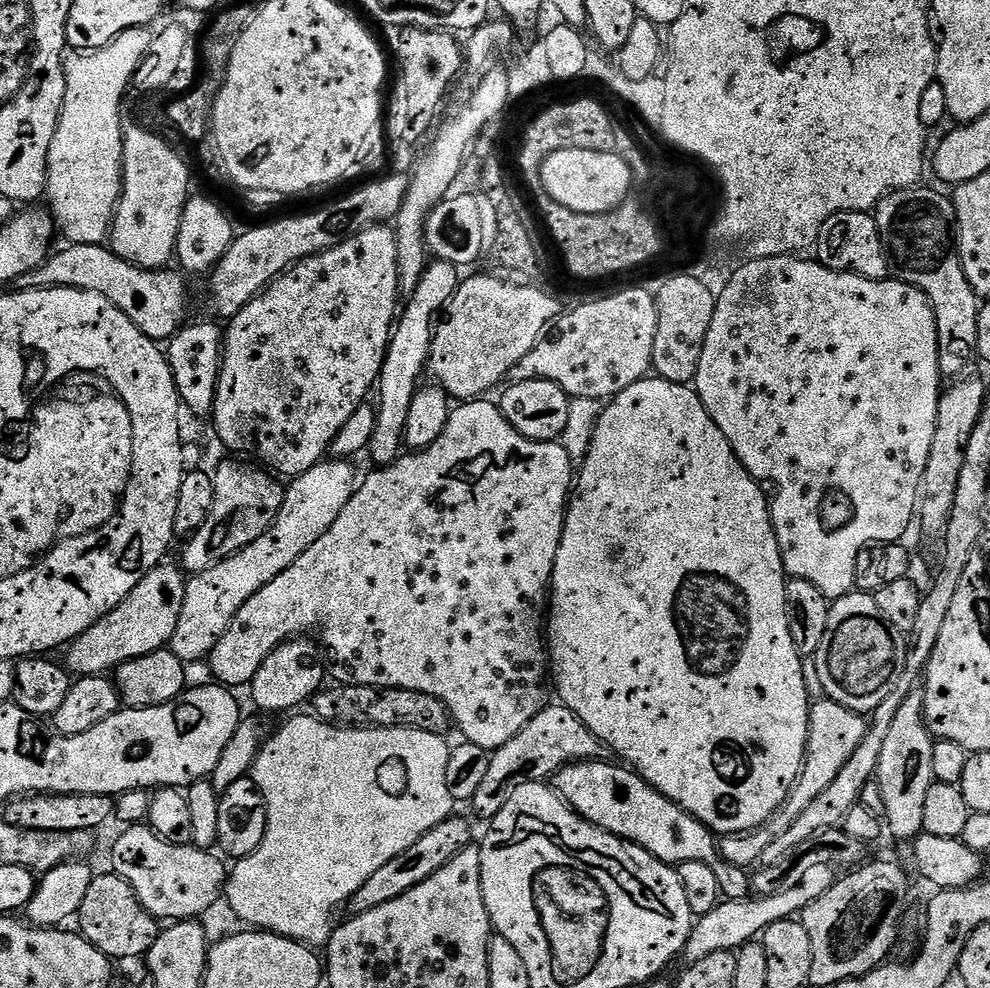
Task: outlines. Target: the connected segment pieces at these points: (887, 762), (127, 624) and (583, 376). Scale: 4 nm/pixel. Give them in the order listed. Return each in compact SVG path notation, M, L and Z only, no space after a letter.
M914 690L902 702L898 715L890 726L886 743L882 745L882 758L878 758L878 766L874 777L881 788L885 814L883 823L900 840L911 842L924 832L924 804L926 793L934 783L934 737L924 721L924 694Z
M161 562L154 570L145 572L142 582L138 582L110 614L94 622L90 630L67 645L66 667L73 677L103 676L119 664L171 645L174 626L178 626L178 614L182 614L182 598L186 598L188 581L176 564L168 563Z
M628 288L625 292L616 292L613 296L604 296L601 300L592 300L589 304L580 304L573 312L565 311L555 321L550 334L545 335L514 366L510 373L513 381L549 380L562 390L569 398L594 398L604 402L626 390L636 380L645 379L652 366L654 348L654 330L657 326L656 297L644 288Z

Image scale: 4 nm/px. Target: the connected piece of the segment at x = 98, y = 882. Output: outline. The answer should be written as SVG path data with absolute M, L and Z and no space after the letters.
M115 874L107 875L93 875L90 890L86 890L86 898L78 913L78 931L113 962L147 957L150 946L154 946L161 934L161 921L151 916L142 902L138 902L138 894L134 894L130 882Z

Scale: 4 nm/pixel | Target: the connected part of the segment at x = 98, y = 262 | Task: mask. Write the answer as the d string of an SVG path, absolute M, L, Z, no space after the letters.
M68 244L61 252L53 251L33 272L21 276L18 284L20 288L77 288L102 294L102 298L114 302L142 334L157 342L168 342L189 319L185 277L179 271L172 271L139 268L115 256L111 247L104 244Z

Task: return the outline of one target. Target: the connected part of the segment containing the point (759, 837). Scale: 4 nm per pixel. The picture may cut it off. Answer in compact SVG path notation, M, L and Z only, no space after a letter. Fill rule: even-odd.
M827 698L815 701L808 710L808 745L804 755L804 768L796 779L796 785L792 787L778 811L762 827L752 832L720 836L716 845L721 858L745 870L759 865L762 850L766 850L766 846L770 846L770 842L774 842L778 834L786 834L798 814L802 814L802 810L806 810L806 806L810 806L810 802L814 802L814 798L818 798L818 794L822 794L822 790L826 790L826 786L830 786L830 782L838 778L838 770L842 770L842 766L850 762L850 754L858 750L858 742L862 742L869 726L869 721L863 715L851 712L838 702Z

